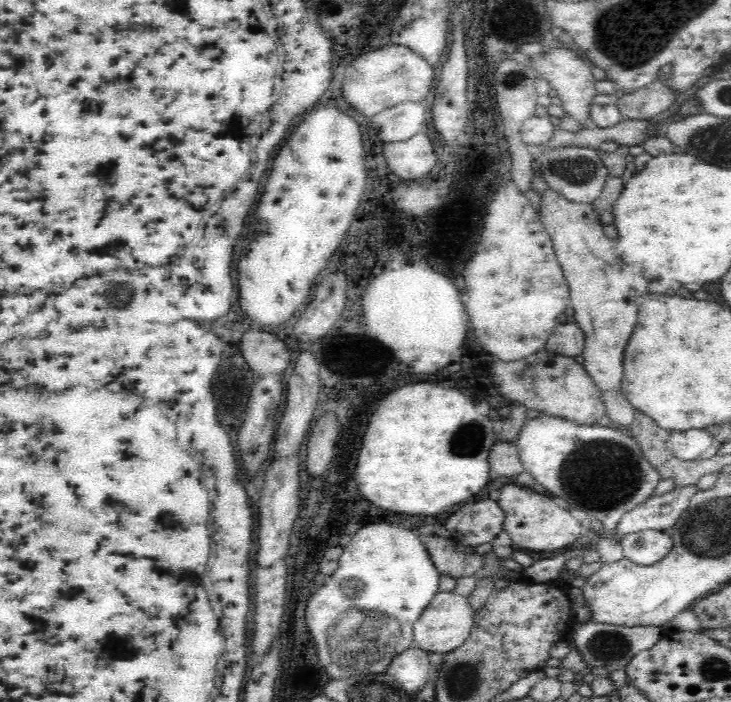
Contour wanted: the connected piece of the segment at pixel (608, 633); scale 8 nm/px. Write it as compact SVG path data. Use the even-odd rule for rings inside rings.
M592 619L572 625L572 640L582 656L582 660L591 668L606 668L608 672L620 670L632 660L633 656L644 649L652 648L662 638L662 626L616 626L594 622Z

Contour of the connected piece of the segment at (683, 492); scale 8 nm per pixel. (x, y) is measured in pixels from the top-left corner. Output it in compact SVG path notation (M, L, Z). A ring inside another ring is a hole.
M696 485L676 487L663 495L654 495L633 510L626 512L615 530L620 535L638 532L640 529L672 528L685 512L690 498L699 490Z

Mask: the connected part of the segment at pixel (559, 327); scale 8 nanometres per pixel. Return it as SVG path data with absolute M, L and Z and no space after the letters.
M558 322L548 337L545 348L562 356L579 359L584 345L584 333L577 323Z

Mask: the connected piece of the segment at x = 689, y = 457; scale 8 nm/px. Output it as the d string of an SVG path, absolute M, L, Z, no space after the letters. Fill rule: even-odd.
M702 428L670 431L667 449L680 460L693 461L698 459L704 450L708 450L714 441L711 433Z

